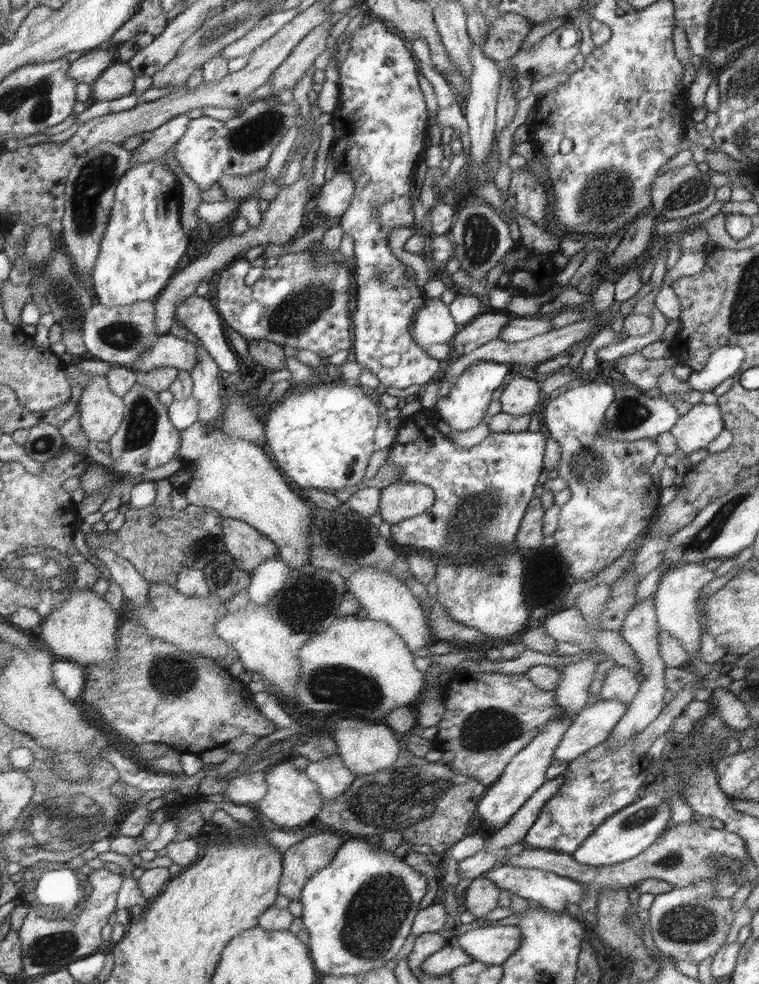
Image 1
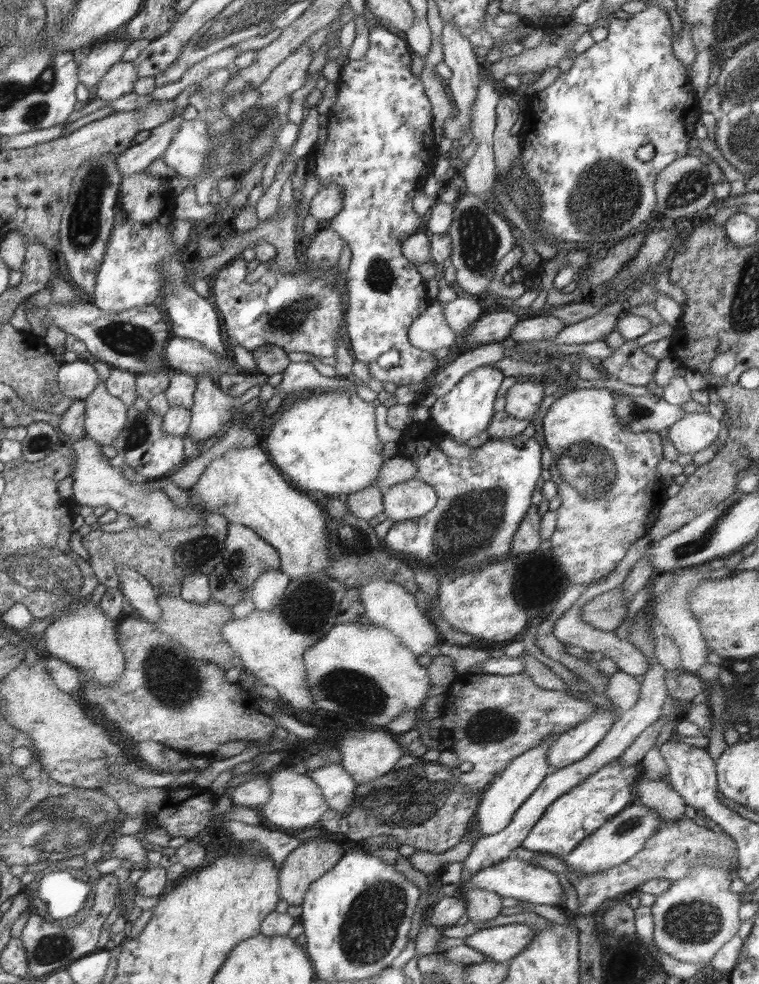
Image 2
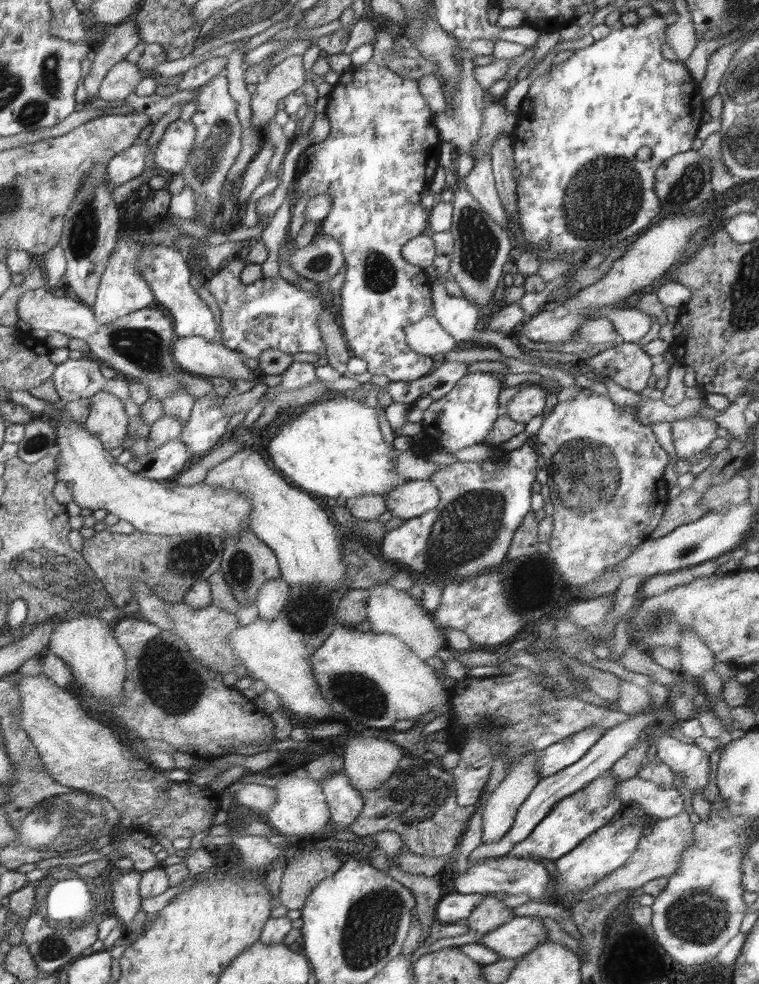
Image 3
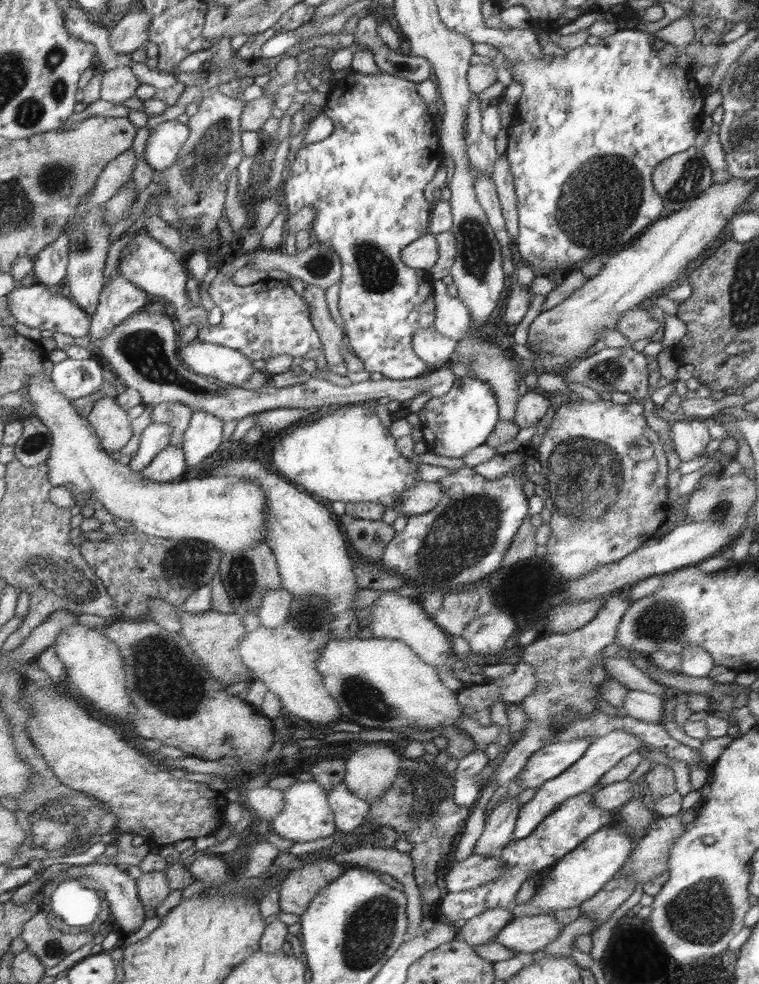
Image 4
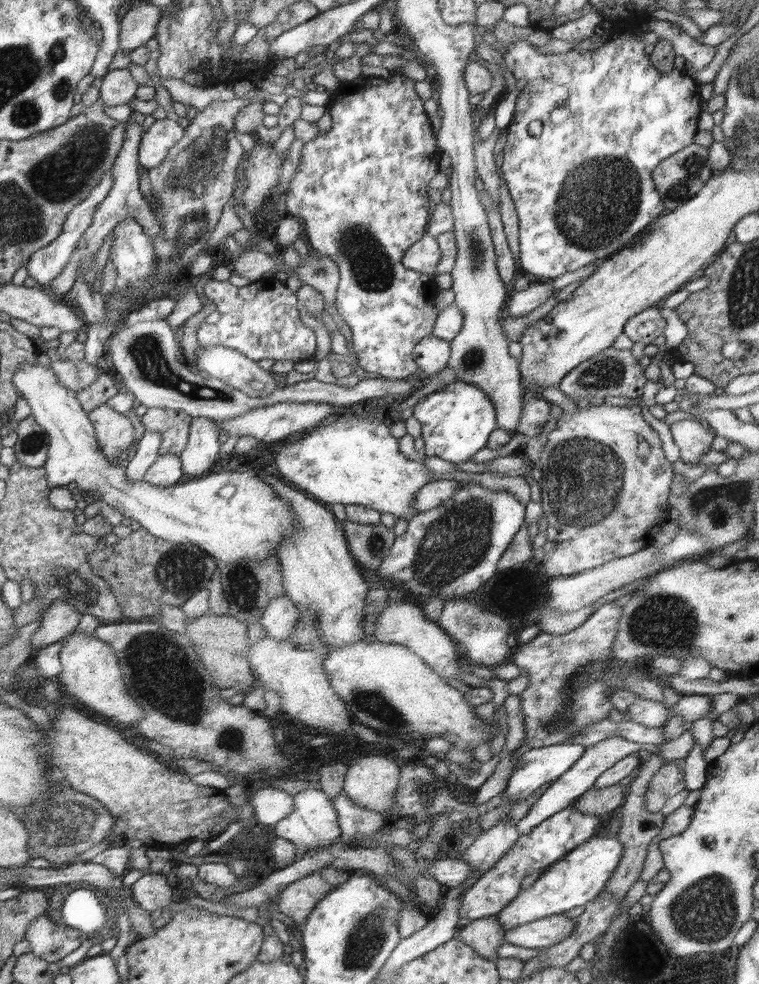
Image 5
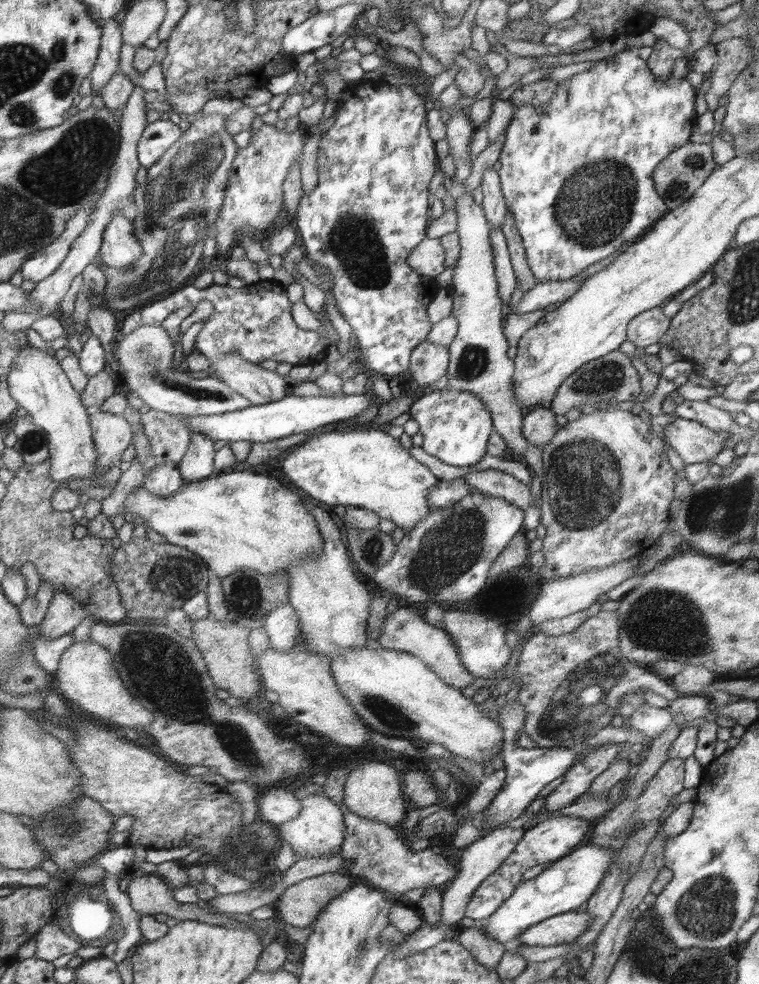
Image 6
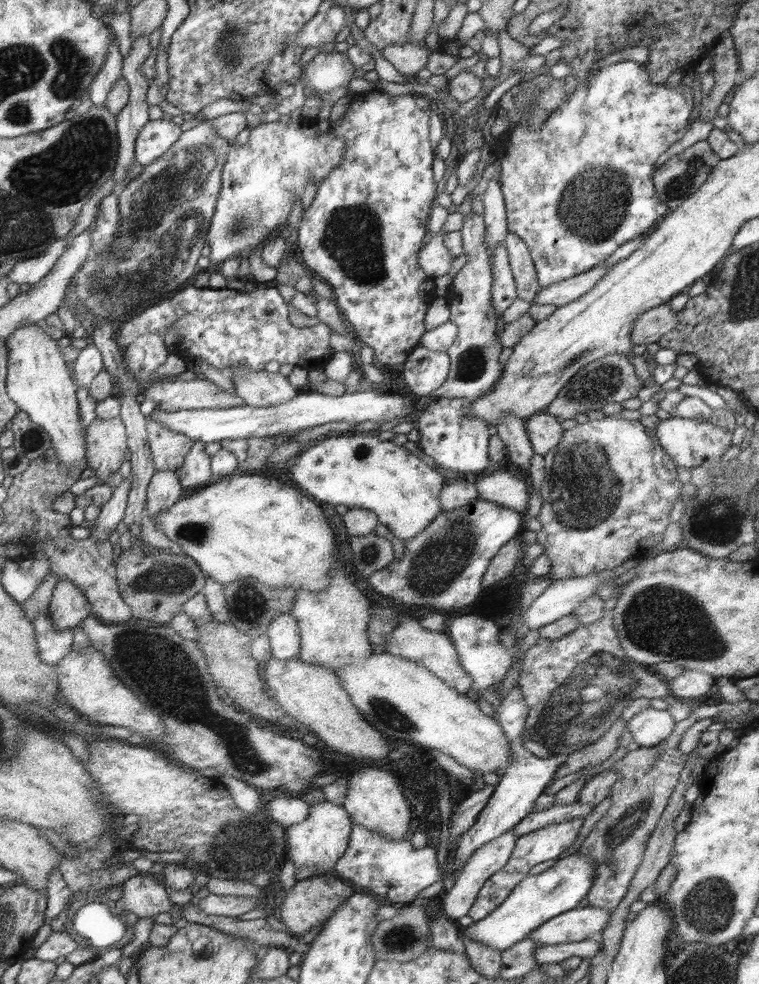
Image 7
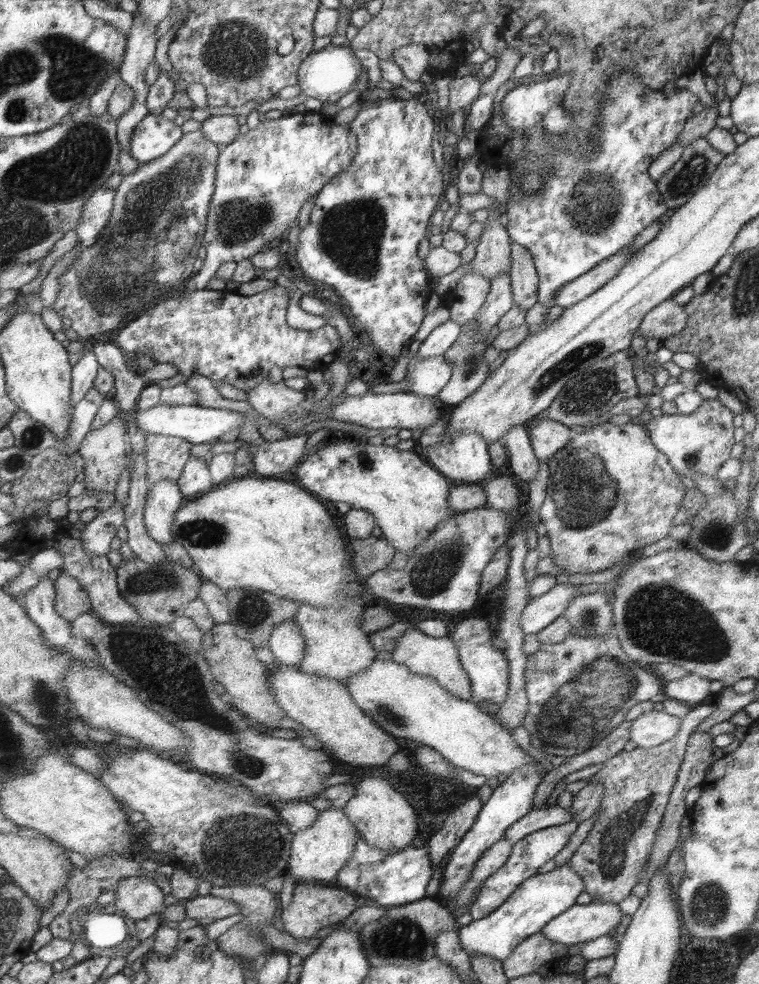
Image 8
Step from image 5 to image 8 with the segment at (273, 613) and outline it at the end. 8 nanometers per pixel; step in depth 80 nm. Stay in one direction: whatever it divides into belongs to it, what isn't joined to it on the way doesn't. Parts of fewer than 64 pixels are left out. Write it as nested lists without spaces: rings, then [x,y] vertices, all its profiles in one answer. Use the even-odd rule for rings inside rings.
[[[293,619],[275,626],[268,641],[268,648],[273,652],[276,664],[300,668],[308,643],[301,633],[301,627]]]

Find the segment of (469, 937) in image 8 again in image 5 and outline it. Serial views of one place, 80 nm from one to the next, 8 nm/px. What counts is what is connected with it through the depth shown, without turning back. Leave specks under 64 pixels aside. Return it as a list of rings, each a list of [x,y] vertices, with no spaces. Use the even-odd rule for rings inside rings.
[[[601,831],[597,832],[576,849],[572,849],[564,859],[544,870],[533,886],[527,890],[521,890],[506,908],[497,912],[498,923],[506,932],[518,926],[586,905],[602,893],[622,860],[622,851],[623,846],[617,838],[605,836],[605,833]]]

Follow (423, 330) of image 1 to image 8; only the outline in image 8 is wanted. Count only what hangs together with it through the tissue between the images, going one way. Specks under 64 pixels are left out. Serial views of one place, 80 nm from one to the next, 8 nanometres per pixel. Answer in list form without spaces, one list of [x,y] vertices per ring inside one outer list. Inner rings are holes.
[[[415,354],[410,359],[406,377],[408,393],[436,397],[452,377],[452,366],[444,356],[420,358]]]

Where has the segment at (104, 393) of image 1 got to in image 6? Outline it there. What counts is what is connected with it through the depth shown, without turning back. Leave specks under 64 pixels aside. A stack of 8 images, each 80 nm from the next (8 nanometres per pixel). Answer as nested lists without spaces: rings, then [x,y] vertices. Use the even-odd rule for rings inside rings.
[[[91,410],[89,416],[98,450],[98,467],[112,469],[120,464],[124,450],[132,444],[130,423],[110,412]]]

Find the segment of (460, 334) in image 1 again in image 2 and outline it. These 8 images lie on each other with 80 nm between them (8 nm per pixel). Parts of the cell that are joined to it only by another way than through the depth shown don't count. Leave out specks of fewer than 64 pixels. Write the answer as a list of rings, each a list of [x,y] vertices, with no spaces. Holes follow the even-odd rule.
[[[516,308],[498,310],[482,315],[466,335],[466,342],[482,345],[501,342],[509,337],[514,326],[523,317]]]

